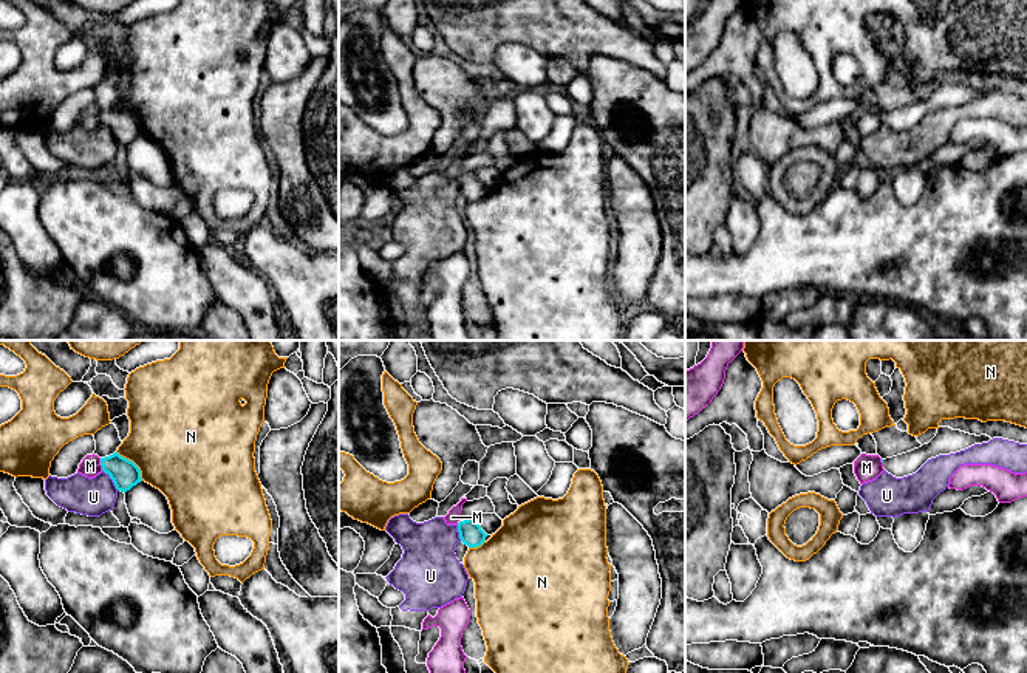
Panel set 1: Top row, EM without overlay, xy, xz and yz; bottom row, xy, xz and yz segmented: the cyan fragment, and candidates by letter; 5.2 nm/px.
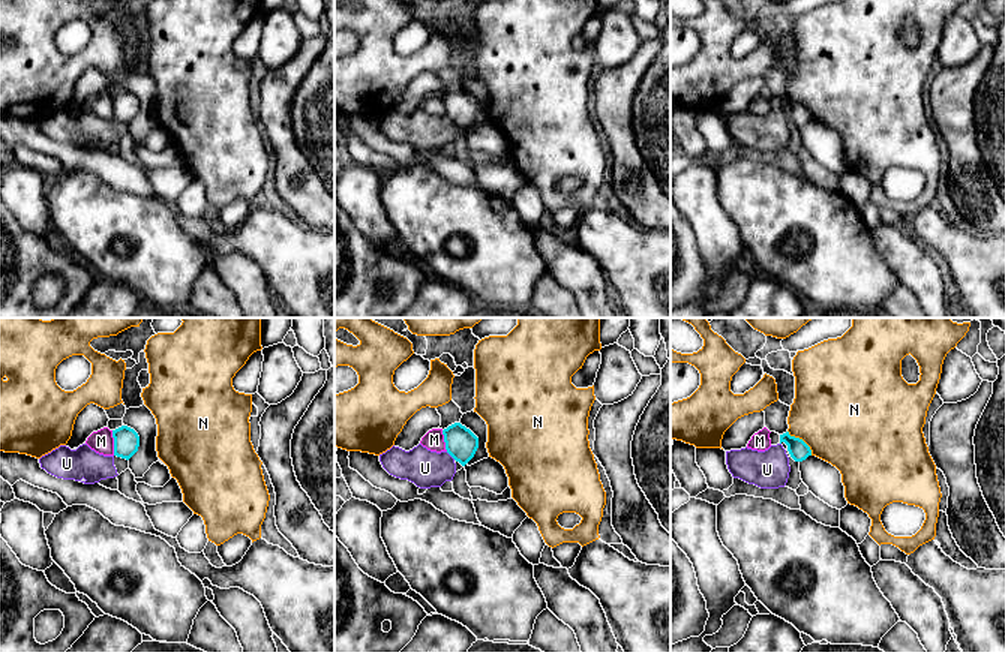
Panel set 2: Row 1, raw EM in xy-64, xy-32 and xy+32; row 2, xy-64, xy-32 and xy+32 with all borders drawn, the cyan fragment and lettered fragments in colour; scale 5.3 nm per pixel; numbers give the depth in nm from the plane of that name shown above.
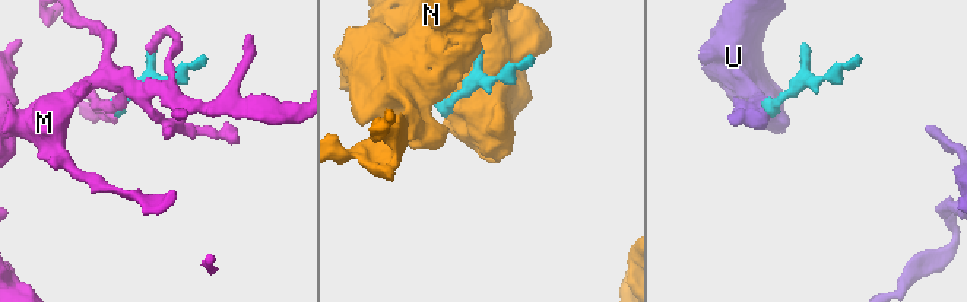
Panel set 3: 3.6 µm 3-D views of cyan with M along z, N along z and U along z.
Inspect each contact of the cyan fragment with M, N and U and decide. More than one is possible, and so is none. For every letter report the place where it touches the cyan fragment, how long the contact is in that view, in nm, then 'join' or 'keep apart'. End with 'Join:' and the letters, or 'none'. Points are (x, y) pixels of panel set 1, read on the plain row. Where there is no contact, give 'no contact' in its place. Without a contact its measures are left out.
M: contact xy (101, 118); length 70 nm; keep apart
N: contact xy (133, 116); length 220 nm; keep apart
U: contact xy (112, 132); length 140 nm; keep apart
Join: none

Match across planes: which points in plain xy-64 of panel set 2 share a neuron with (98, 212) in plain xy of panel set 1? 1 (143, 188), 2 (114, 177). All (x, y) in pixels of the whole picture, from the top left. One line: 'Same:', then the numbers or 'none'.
Same: none

